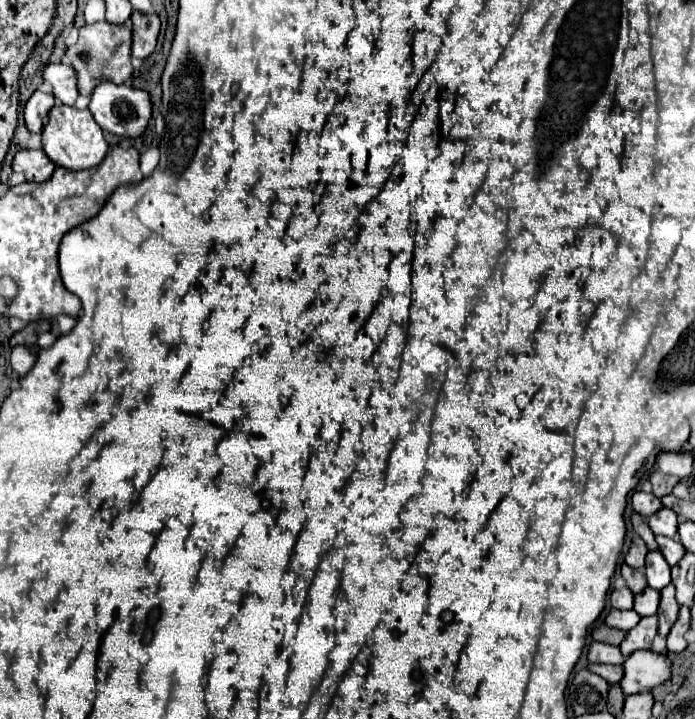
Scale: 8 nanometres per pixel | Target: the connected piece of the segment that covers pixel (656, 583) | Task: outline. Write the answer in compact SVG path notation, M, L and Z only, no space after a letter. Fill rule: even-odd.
M649 552L645 562L645 576L651 588L663 590L671 582L671 568L661 552Z

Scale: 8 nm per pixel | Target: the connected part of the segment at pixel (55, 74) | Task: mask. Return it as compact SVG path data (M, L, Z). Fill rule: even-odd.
M47 64L43 70L43 80L53 86L53 96L59 104L75 104L79 96L77 76L69 64Z

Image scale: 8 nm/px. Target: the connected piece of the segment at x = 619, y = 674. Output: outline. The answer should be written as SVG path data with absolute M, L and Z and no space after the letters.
M589 664L589 670L593 670L595 674L603 676L609 684L619 684L619 680L623 678L623 668L621 668L621 666L609 666L609 664Z

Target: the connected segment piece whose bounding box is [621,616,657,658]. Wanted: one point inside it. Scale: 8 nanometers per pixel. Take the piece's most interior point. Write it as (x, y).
(641, 636)

